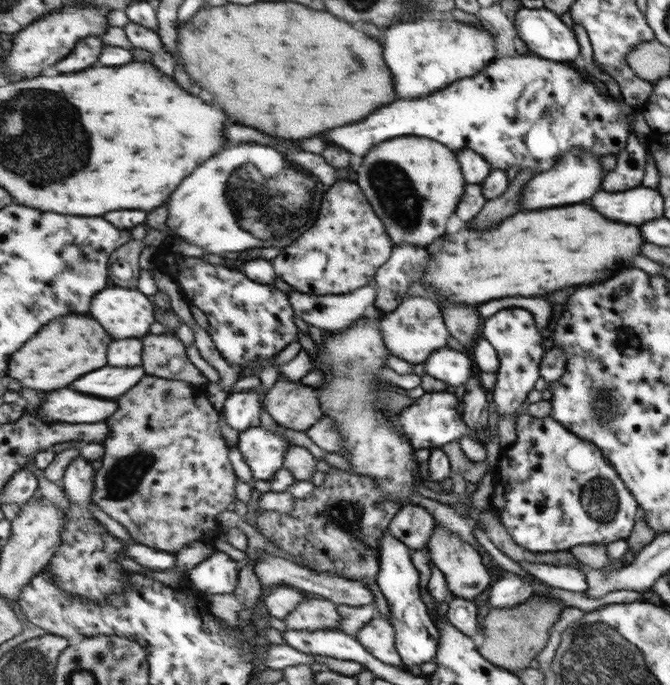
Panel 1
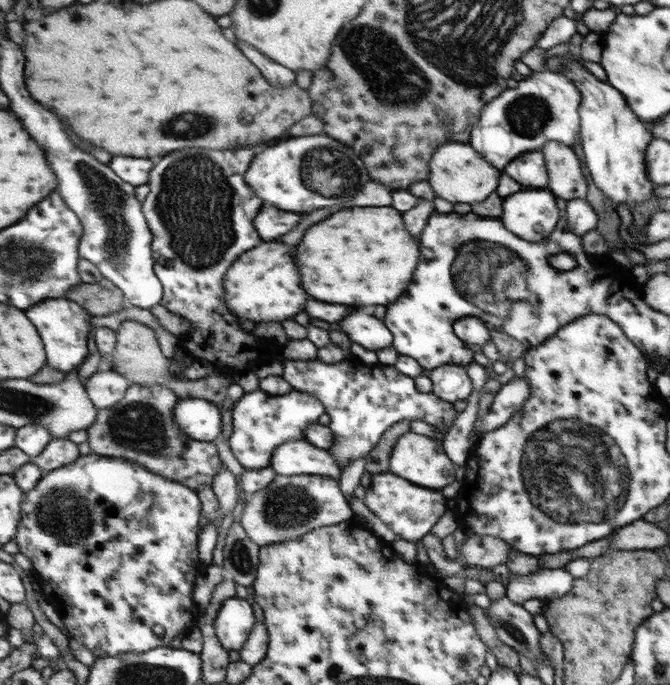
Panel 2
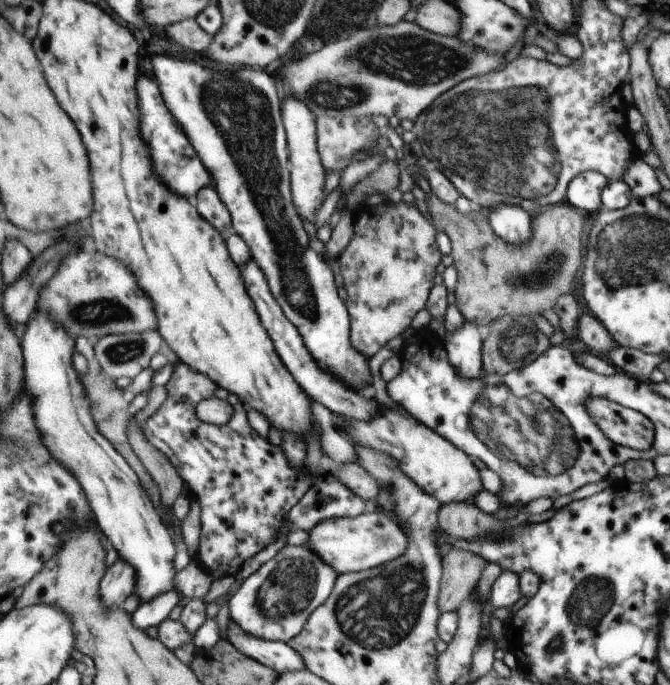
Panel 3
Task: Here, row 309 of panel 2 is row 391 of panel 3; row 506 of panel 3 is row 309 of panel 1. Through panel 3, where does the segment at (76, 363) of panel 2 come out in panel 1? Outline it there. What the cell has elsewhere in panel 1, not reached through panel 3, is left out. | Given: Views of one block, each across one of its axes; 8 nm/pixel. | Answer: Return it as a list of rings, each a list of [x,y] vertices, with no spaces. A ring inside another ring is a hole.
[[[119,285],[107,287],[97,293],[95,302],[91,306],[91,314],[115,334],[115,338],[140,338],[151,333],[151,325],[156,322],[156,305],[152,296],[146,295],[143,291],[131,287],[120,287]]]

